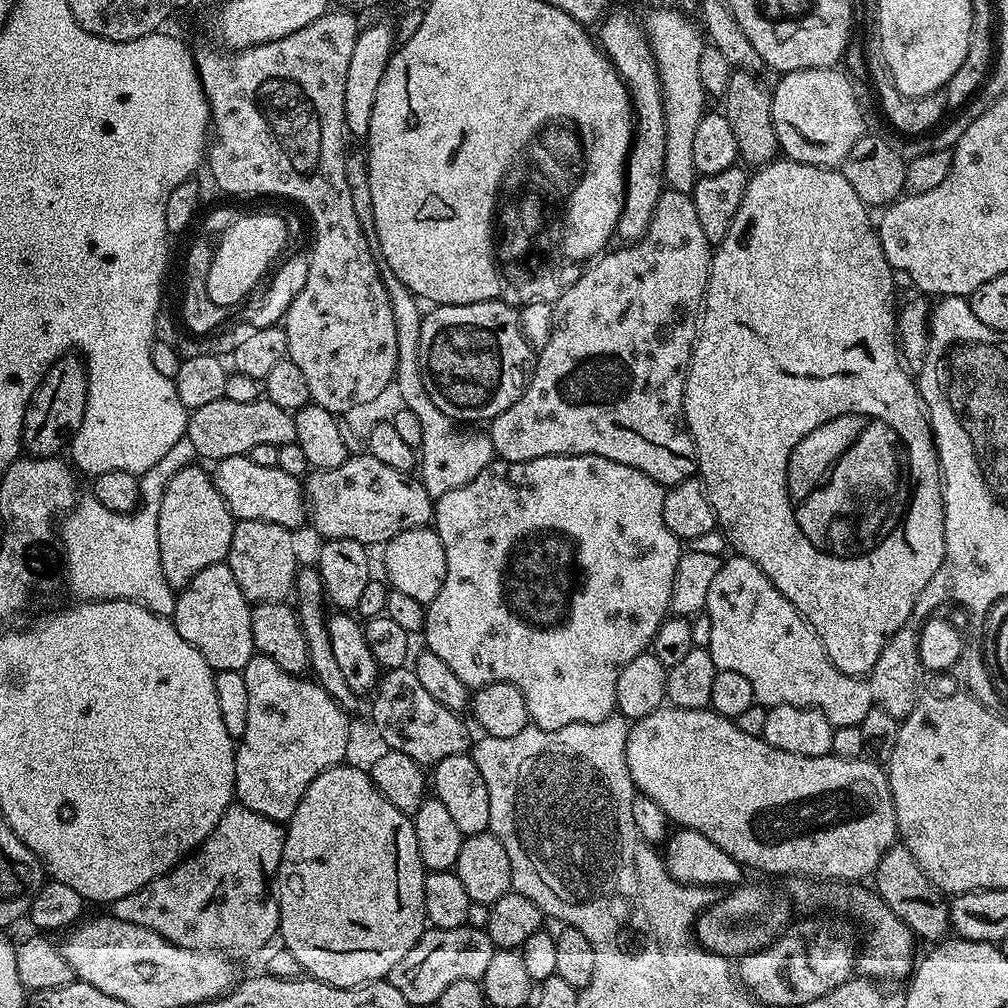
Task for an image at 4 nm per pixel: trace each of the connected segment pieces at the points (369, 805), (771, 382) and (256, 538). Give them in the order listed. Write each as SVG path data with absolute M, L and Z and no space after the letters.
M349 762L335 764L327 768L306 790L302 802L298 802L298 810L294 810L291 820L287 821L284 834L284 859L276 871L276 896L280 900L279 939L284 939L283 947L294 958L298 958L301 969L311 979L321 980L324 984L339 988L359 988L361 984L372 984L375 980L383 980L392 973L394 966L410 954L410 950L418 942L418 938L426 930L424 915L424 878L426 869L418 854L418 838L414 834L413 817L409 813L398 810L381 794L378 786L374 786L371 775Z
M777 158L770 164L757 167L748 177L746 194L742 198L742 206L738 206L738 214L734 214L734 222L722 238L722 242L715 245L712 254L712 268L708 271L708 288L704 292L704 303L702 305L702 319L698 324L698 335L696 344L692 348L692 357L688 363L688 376L684 379L684 421L688 423L688 432L692 435L692 441L696 447L696 462L698 465L699 479L703 480L704 488L708 492L710 502L714 506L714 514L719 531L728 535L728 540L733 544L735 551L739 555L746 557L770 582L774 582L776 589L793 604L802 614L802 618L816 632L820 644L824 647L824 652L828 660L842 674L853 678L867 677L873 666L878 662L882 650L907 625L912 617L914 606L926 590L926 582L938 574L938 566L942 566L942 558L946 550L946 538L944 537L944 490L940 487L940 459L936 456L936 443L932 441L932 428L928 424L928 414L924 406L924 401L920 399L920 390L915 379L912 380L909 369L902 363L902 357L896 339L896 318L898 315L898 300L892 297L892 276L894 270L888 264L886 254L880 245L880 238L877 229L874 227L874 220L868 217L869 209L854 194L854 189L850 187L850 182L846 182L843 171L836 168L819 168L813 164L803 164L797 160L787 158Z
M236 520L226 563L234 574L234 582L238 582L238 590L252 604L287 601L293 595L298 563L296 540L292 536L295 536L293 529L274 522Z

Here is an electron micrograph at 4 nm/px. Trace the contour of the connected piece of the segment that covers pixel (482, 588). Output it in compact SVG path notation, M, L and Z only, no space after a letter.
M543 456L543 457L542 457L542 458L534 458L534 459L533 459L533 460L501 460L501 459L499 459L499 458L496 458L496 459L493 459L493 462L492 462L492 464L491 464L491 465L490 465L490 466L486 466L486 470L482 470L482 474L478 474L478 478L474 478L474 482L466 482L466 486L458 486L458 490L450 490L450 491L448 491L448 492L447 492L447 493L446 493L446 494L442 494L442 495L441 495L441 496L437 496L437 497L435 497L435 500L434 500L434 527L435 527L435 529L436 529L436 533L437 533L437 534L438 534L438 538L439 538L439 539L440 539L440 541L441 541L441 542L442 542L442 550L446 550L446 578L445 578L445 579L444 579L444 581L443 581L443 582L442 582L442 590L438 590L438 594L437 594L437 595L436 595L436 597L435 597L435 598L434 598L434 599L433 599L433 600L431 600L431 602L430 602L430 603L429 603L429 604L428 604L428 605L427 605L427 606L426 606L426 611L425 611L425 614L424 614L424 630L423 630L423 633L422 633L422 639L424 639L424 640L425 640L425 642L426 642L426 643L428 643L428 644L425 644L425 645L426 645L426 648L427 648L427 651L430 651L430 652L433 652L433 653L434 653L434 654L438 654L438 658L442 658L442 662L446 662L446 666L450 666L450 670L454 670L454 674L458 674L458 678L462 678L462 682L463 682L463 683L464 683L464 684L467 684L467 685L468 685L468 687L469 687L469 689L472 689L472 690L475 690L475 689L478 689L478 688L484 688L484 687L486 687L486 686L487 686L487 684L513 684L513 685L514 685L514 686L518 686L518 690L522 690L522 698L526 698L526 710L527 710L527 711L528 711L528 718L529 718L529 721L531 721L531 723L532 723L532 724L533 724L533 725L535 725L535 727L537 727L537 728L541 728L541 729L542 729L542 730L562 730L562 726L570 726L570 725L571 725L571 724L593 724L593 723L594 723L594 722L602 722L602 721L603 721L603 720L604 720L604 719L606 719L606 717L607 717L607 716L611 716L611 715L613 715L613 713L615 713L615 712L616 712L616 691L617 691L617 690L618 690L618 674L619 674L619 673L620 673L620 671L621 671L621 670L622 670L622 666L623 666L623 665L624 665L624 664L625 664L625 663L626 663L626 662L630 662L630 661L632 661L632 659L634 659L634 658L638 658L638 654L642 654L642 653L643 653L643 652L646 652L646 651L649 651L649 648L650 648L650 645L651 645L651 643L652 643L652 639L653 639L653 638L654 638L654 634L655 634L655 633L656 633L656 631L657 631L657 630L658 630L658 626L659 626L659 625L660 625L660 623L662 623L662 622L663 622L663 621L664 621L664 620L665 620L665 618L666 618L666 617L667 617L667 616L668 616L668 615L669 615L669 612L670 612L670 609L671 609L671 606L672 606L672 591L673 591L673 590L674 590L674 576L675 576L675 574L676 574L676 571L677 571L677 570L678 570L678 558L679 558L679 557L680 557L680 553L681 553L681 551L682 551L682 544L681 544L681 541L679 541L679 540L677 540L677 538L676 538L676 536L675 536L675 535L674 535L674 534L673 534L673 533L672 533L672 532L671 532L671 531L670 531L670 530L669 530L669 529L668 529L668 527L667 527L667 526L666 526L666 518L662 518L662 502L663 502L663 501L664 501L664 494L665 494L665 491L666 491L666 488L665 488L665 485L663 485L663 484L659 484L659 482L658 482L658 481L656 481L656 480L655 480L655 479L654 479L654 478L650 478L650 477L649 477L649 476L647 476L647 475L646 475L646 474L642 474L642 470L634 470L634 466L626 466L626 465L625 465L625 464L623 464L623 463L622 463L622 462L614 462L614 461L613 461L613 460L611 460L611 459L610 459L610 458L602 458L602 457L601 457L601 456Z

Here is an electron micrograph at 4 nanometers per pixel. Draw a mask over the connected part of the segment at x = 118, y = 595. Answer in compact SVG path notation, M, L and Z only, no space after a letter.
M186 438L174 442L169 452L139 477L140 506L135 512L106 510L106 506L90 494L79 497L76 507L63 517L58 528L58 540L64 543L68 584L76 598L84 602L135 600L142 602L155 616L171 618L176 609L177 593L166 582L166 574L162 574L162 558L158 554L158 510L168 480L174 478L178 469L196 459L194 442Z

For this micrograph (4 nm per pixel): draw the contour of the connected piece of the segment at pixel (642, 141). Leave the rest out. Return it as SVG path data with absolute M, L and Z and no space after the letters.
M609 11L607 15L599 21L598 29L600 28L600 36L598 32L598 43L600 49L607 54L608 60L618 70L618 74L622 78L622 82L628 87L628 97L632 99L632 114L634 117L634 131L632 134L632 147L628 150L628 163L624 169L624 201L622 202L622 214L618 218L618 226L616 227L616 236L619 239L624 239L624 242L635 242L640 240L646 234L646 230L650 226L650 222L654 218L654 206L658 206L658 198L666 191L664 183L664 159L666 158L666 118L664 117L664 91L660 89L660 75L656 69L656 59L652 53L652 47L648 41L648 34L644 31L644 25L638 19L635 20L628 12Z

